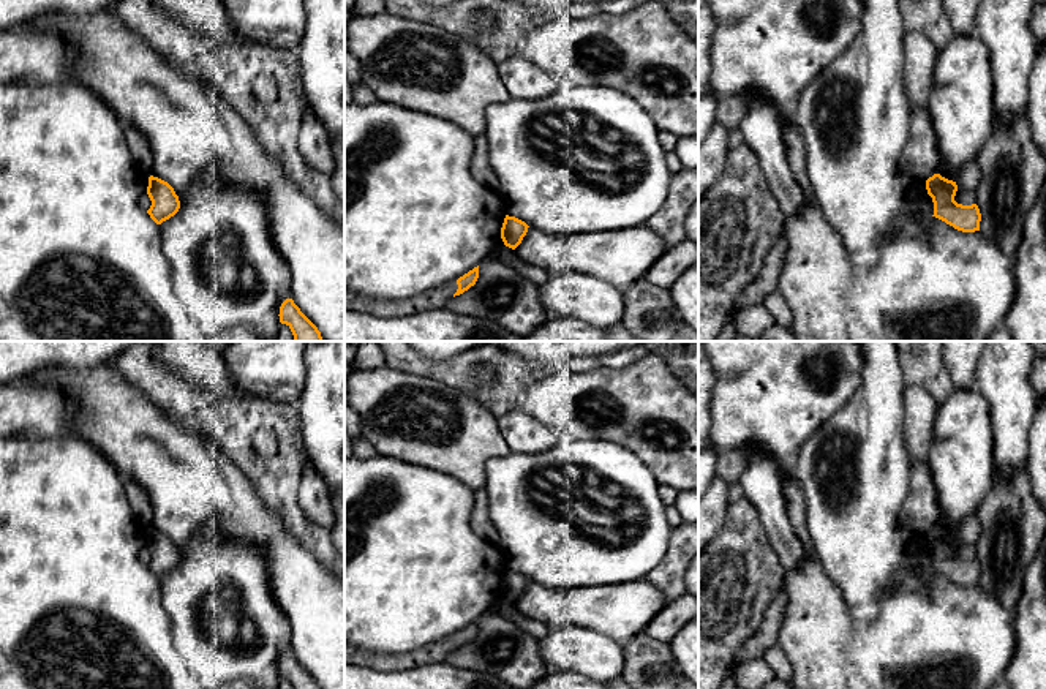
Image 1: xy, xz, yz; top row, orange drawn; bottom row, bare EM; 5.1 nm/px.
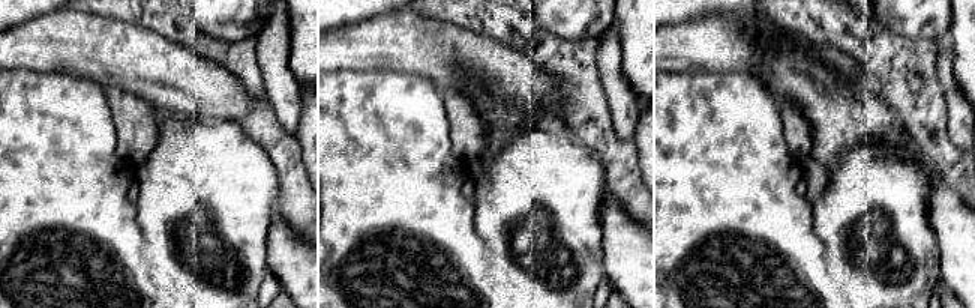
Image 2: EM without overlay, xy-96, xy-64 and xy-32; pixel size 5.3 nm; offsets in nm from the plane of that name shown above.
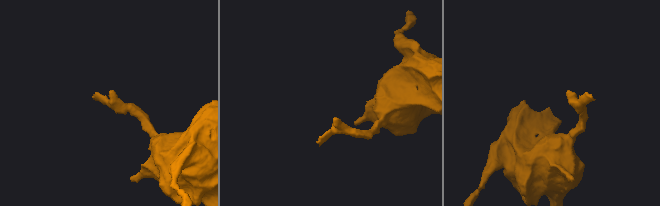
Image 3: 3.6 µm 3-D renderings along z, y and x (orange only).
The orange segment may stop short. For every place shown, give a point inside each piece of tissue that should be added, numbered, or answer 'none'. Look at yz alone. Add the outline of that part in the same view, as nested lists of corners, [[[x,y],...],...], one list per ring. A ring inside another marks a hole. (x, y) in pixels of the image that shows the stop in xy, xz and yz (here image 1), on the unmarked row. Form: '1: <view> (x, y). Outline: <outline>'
none

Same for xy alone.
none

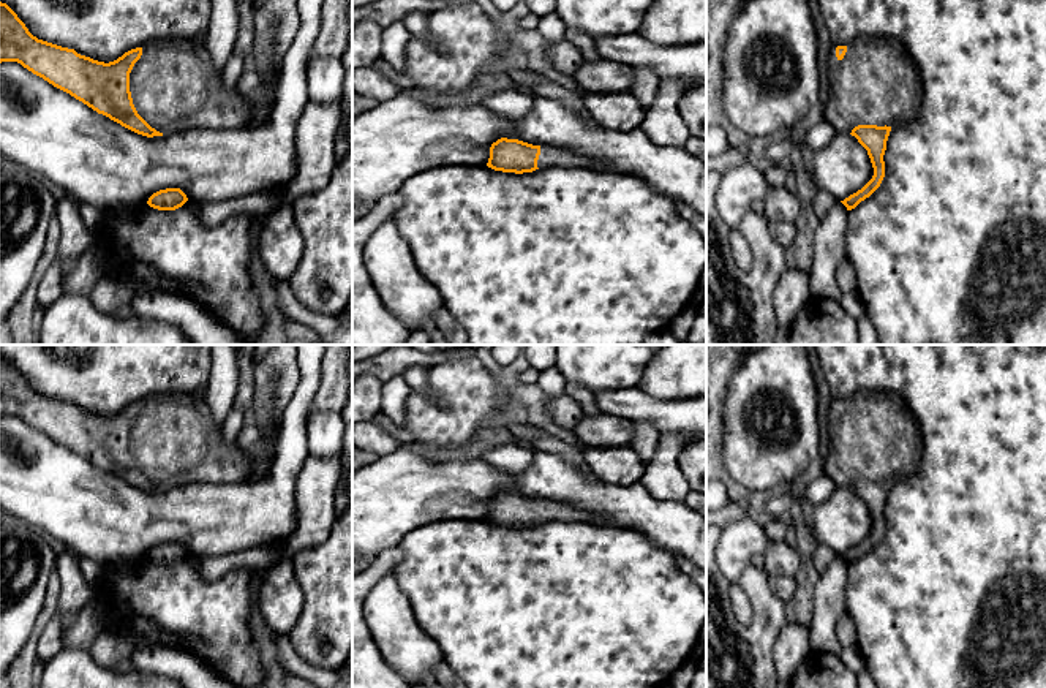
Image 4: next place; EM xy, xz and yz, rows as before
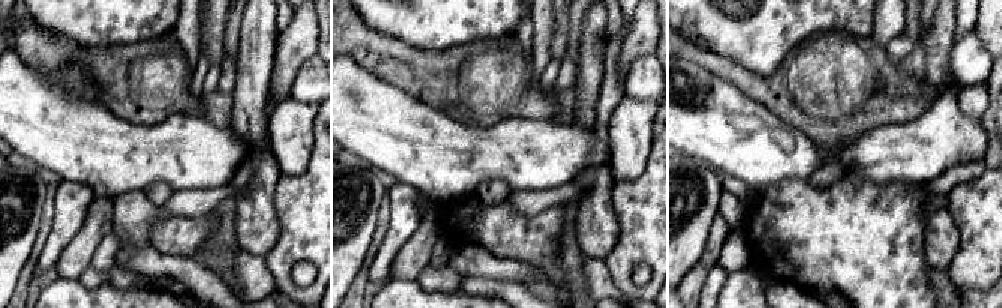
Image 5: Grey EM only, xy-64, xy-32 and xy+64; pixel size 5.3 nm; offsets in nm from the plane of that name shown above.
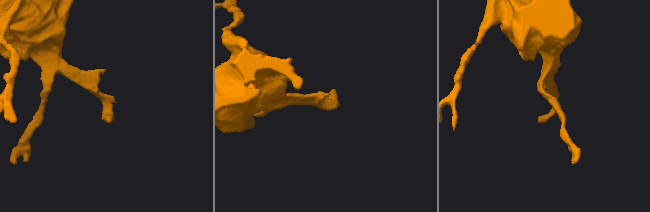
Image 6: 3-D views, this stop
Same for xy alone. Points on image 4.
1: xy (174, 440). Outline: [[[158,394],[145,399],[130,427],[130,446],[137,468],[163,489],[186,482],[245,482],[250,476],[246,449],[235,441],[223,443],[209,403],[199,394]]]

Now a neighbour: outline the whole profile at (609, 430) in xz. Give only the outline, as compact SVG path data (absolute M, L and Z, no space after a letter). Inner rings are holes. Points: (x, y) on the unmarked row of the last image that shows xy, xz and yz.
M600 413L583 416L570 432L585 446L629 446L634 437L634 422L616 414Z

